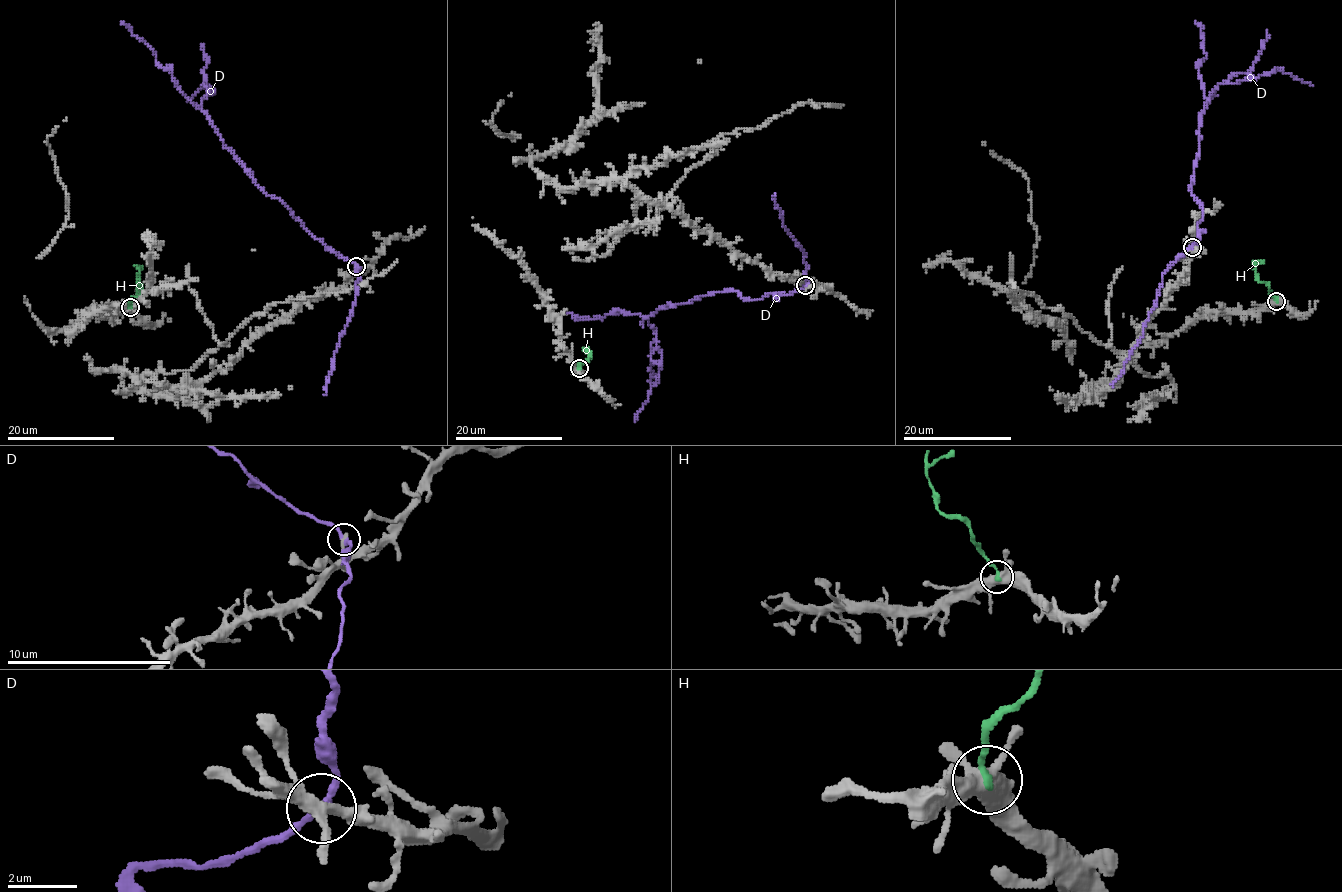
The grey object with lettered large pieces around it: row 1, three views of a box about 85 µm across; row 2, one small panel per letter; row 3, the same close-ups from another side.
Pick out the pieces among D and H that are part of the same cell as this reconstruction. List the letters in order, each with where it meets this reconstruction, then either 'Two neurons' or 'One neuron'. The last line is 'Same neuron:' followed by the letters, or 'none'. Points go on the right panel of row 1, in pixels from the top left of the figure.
D: Touches grey at (1192, 247). Two neurons
H: Touches grey at (1276, 301). Two neurons
Same neuron: none

